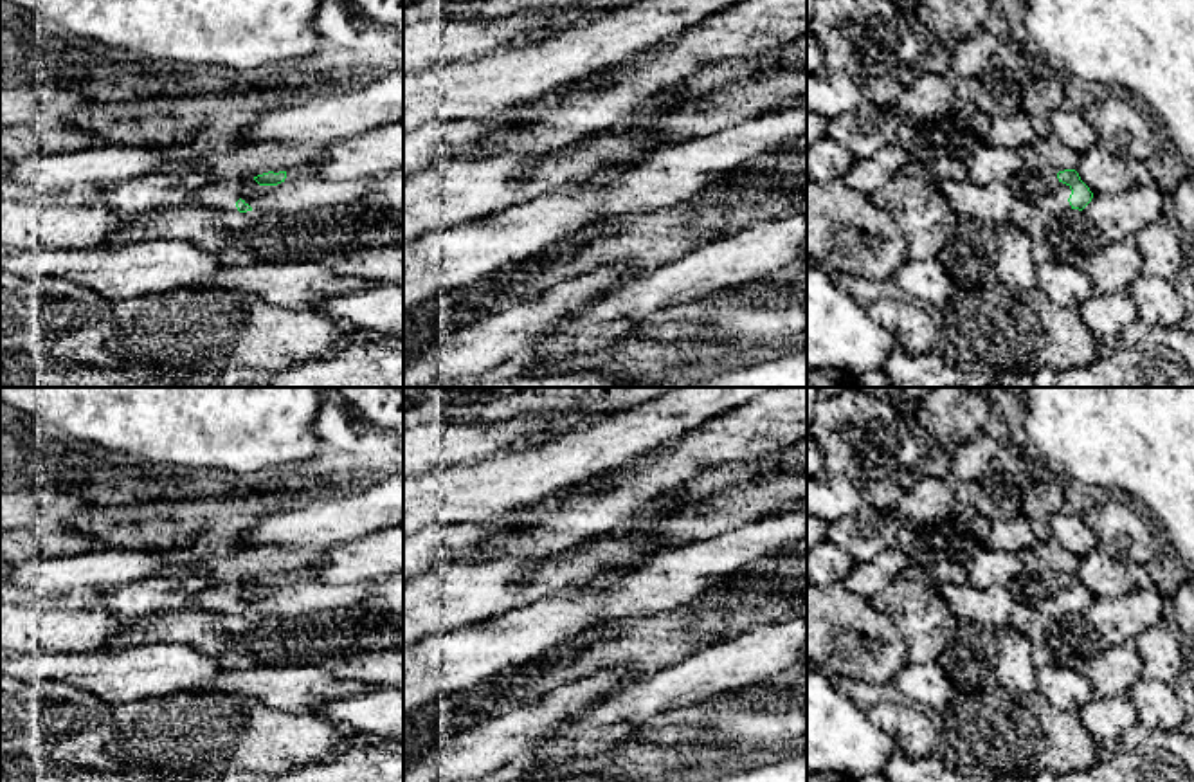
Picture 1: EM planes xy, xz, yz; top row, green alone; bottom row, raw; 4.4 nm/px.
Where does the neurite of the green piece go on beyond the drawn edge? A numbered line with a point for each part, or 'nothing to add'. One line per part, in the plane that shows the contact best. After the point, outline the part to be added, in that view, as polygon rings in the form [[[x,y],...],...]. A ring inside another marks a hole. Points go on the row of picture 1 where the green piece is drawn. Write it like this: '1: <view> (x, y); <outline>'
1: xy (303, 191); [[[299,166],[286,171],[286,178],[277,186],[259,186],[250,180],[213,180],[194,198],[194,205],[238,211],[241,198],[252,211],[274,214],[303,214],[312,220],[333,211],[351,211],[360,196],[373,187],[376,178],[324,180],[317,168]]]

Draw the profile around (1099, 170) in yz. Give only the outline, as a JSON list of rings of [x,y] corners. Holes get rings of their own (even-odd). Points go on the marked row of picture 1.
[[[1100,144],[1079,157],[1075,171],[1091,193],[1117,195],[1133,187],[1126,160],[1111,155]]]

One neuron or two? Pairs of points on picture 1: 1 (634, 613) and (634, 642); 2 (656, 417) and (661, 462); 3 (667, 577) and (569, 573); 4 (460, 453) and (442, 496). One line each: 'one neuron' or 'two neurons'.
1: two neurons
2: two neurons
3: two neurons
4: two neurons

